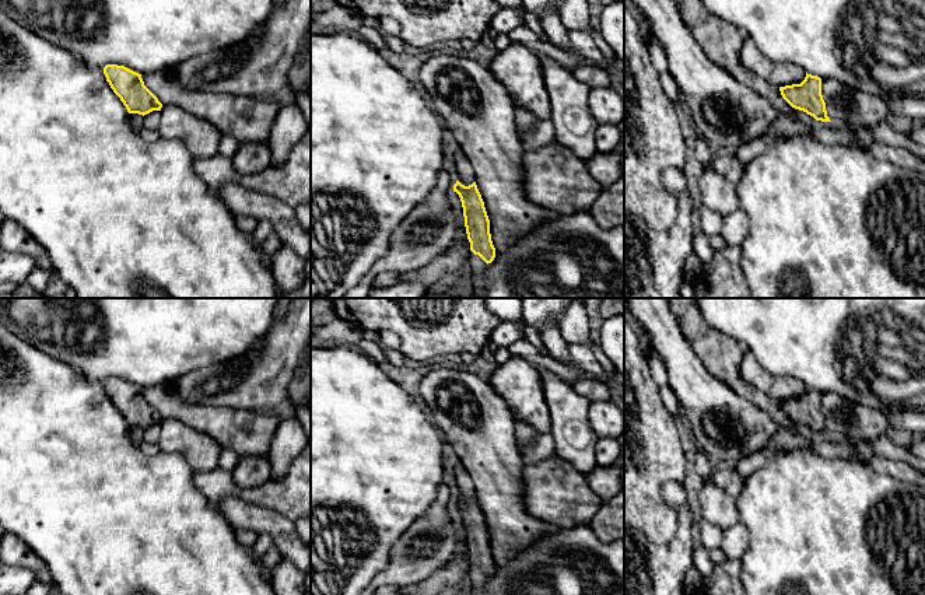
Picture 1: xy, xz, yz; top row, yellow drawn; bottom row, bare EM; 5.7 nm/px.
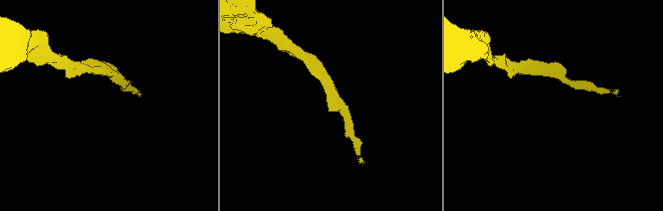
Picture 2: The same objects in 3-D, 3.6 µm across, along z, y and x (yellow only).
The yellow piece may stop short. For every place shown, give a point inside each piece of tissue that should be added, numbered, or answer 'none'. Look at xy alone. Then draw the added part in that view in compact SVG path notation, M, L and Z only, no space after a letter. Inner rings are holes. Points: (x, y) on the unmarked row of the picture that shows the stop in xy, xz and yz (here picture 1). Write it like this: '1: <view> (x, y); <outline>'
none

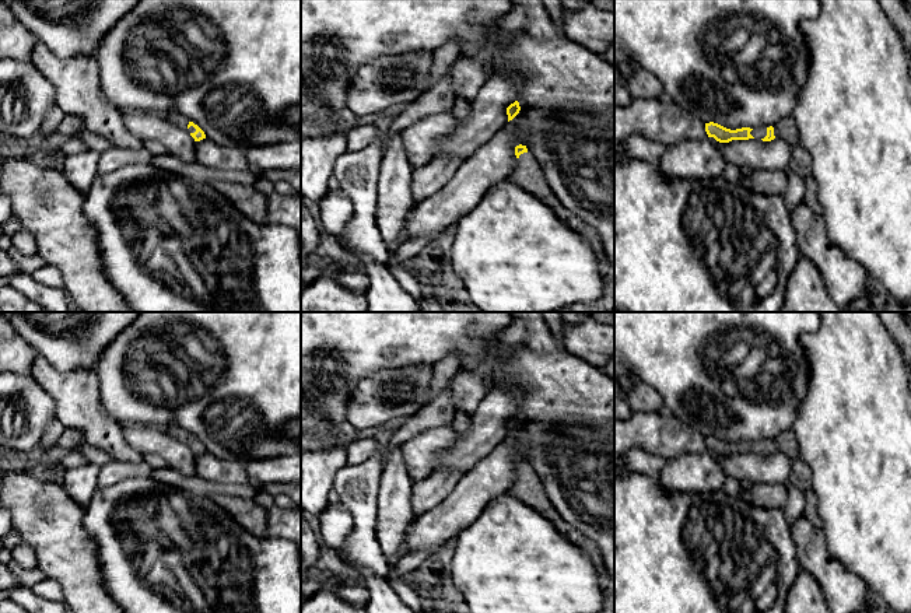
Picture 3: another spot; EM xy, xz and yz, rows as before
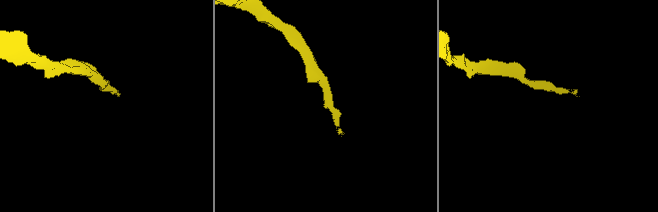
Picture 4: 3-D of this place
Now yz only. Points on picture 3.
1: yz (759, 447); M767 441L753 442L750 448L754 451L754 453L761 453L767 449Z

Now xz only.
1: xz (528, 487); M529 465L519 469L516 481L512 484L509 494L540 512L564 537L589 556L595 564L603 592L599 613L614 613L614 579L609 577L598 546L560 516L557 509L551 505L540 479Z

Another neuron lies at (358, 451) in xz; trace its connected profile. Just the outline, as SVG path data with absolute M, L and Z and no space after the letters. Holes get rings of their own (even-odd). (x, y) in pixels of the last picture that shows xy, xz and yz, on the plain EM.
M374 437L355 439L346 449L347 465L354 466L358 463L364 463L367 459L369 459L374 455L374 452L376 451L376 446L378 446L378 442Z

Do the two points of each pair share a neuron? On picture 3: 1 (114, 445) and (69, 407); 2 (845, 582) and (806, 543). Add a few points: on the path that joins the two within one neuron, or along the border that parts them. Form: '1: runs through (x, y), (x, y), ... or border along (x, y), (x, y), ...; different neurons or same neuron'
1: runs through (102, 435), (80, 413); same neuron
2: runs through (836, 574), (815, 553); same neuron

